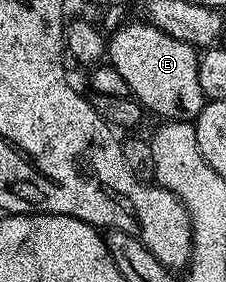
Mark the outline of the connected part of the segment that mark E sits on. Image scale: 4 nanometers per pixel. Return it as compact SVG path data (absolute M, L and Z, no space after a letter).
M147 20L132 21L116 29L106 41L107 60L126 79L129 94L135 97L149 114L157 113L160 119L169 121L192 121L206 103L202 86L198 83L197 50L166 35Z

